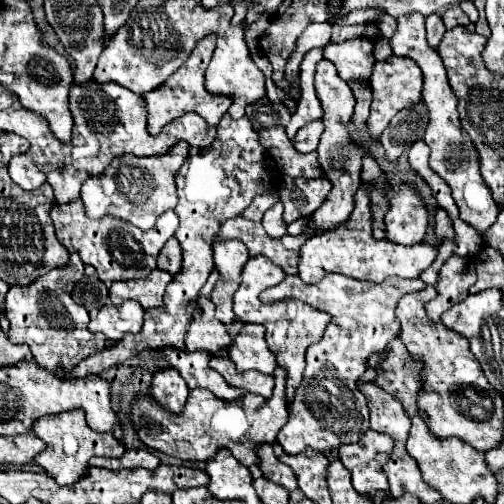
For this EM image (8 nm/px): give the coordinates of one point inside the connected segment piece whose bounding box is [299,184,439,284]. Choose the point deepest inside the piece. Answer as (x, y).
(350, 248)

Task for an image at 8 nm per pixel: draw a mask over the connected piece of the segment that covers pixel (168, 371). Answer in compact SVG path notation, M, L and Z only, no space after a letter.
M161 368L153 374L151 394L163 408L173 414L179 414L185 406L189 388L175 368Z

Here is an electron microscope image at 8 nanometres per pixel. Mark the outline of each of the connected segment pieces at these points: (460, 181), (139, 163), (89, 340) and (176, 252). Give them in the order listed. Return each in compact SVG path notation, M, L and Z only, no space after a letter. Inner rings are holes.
M419 12L405 14L397 18L397 30L389 38L391 50L395 56L411 58L423 72L423 102L429 112L429 124L425 130L425 142L431 148L429 166L451 186L453 198L459 206L459 216L467 224L471 224L479 234L485 234L485 230L495 222L499 208L495 200L491 198L491 190L487 190L481 174L479 174L479 156L477 150L469 138L469 134L461 128L459 112L457 112L457 96L453 94L447 70L441 62L441 56L435 48L429 46L425 38L425 16Z
M177 142L169 152L161 156L137 158L133 154L123 154L115 158L101 176L87 178L81 186L87 216L101 218L103 214L111 214L115 218L135 224L141 230L149 230L151 226L155 226L155 220L163 212L171 210L177 204L175 174L183 166L187 154L189 154L187 142Z
M69 264L65 268L55 268L47 272L29 286L11 286L7 292L5 314L11 322L11 328L7 332L9 340L13 344L27 344L33 352L35 362L51 372L55 372L59 366L63 366L65 370L75 368L83 358L101 350L105 344L103 334L93 334L87 330L89 314L71 298L71 290L81 276L83 270ZM87 344L89 348L93 344L93 350L85 348Z
M169 238L163 246L163 250L159 252L157 258L157 266L165 272L169 272L171 276L175 276L181 270L181 246L175 238Z

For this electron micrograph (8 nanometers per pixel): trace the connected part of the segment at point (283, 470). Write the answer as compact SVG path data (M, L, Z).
M259 444L255 448L255 454L259 458L259 468L261 468L261 472L263 472L265 478L269 478L269 480L285 486L289 492L297 490L297 482L295 482L293 470L289 466L283 466L283 462L277 460L271 444Z

